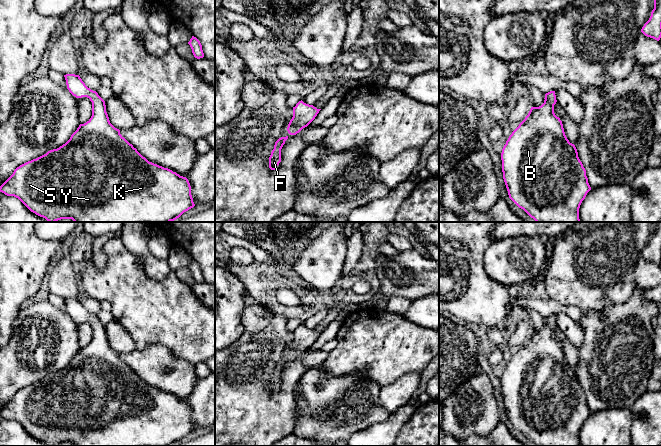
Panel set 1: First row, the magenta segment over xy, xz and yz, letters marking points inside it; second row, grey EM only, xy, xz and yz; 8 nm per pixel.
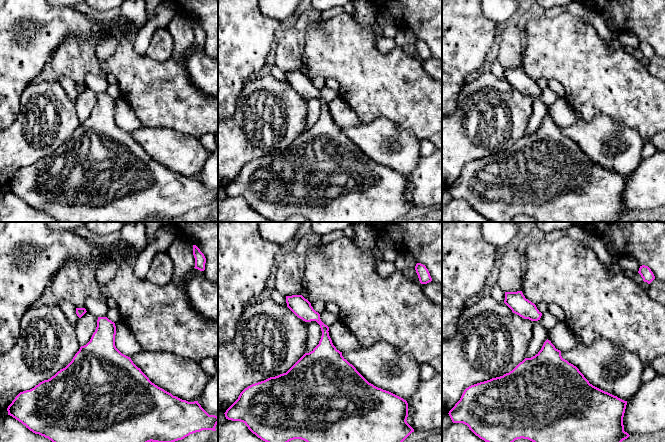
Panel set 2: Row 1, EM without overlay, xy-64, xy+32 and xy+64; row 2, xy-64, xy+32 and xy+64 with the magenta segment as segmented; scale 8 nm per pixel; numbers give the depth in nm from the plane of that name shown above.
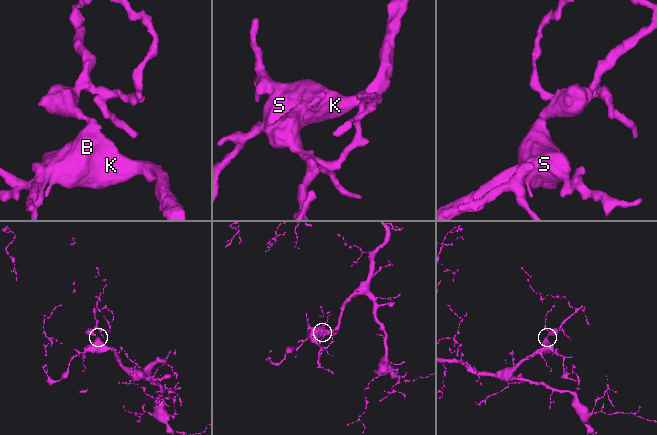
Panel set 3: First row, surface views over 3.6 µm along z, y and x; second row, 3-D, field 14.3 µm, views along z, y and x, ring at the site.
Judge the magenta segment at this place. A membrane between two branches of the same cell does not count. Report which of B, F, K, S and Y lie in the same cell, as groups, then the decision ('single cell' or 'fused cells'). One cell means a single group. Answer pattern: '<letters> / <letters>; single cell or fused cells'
B F K S Y; single cell

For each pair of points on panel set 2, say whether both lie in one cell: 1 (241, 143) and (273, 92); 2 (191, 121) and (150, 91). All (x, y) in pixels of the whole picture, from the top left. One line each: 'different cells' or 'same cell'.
1: same cell
2: same cell

